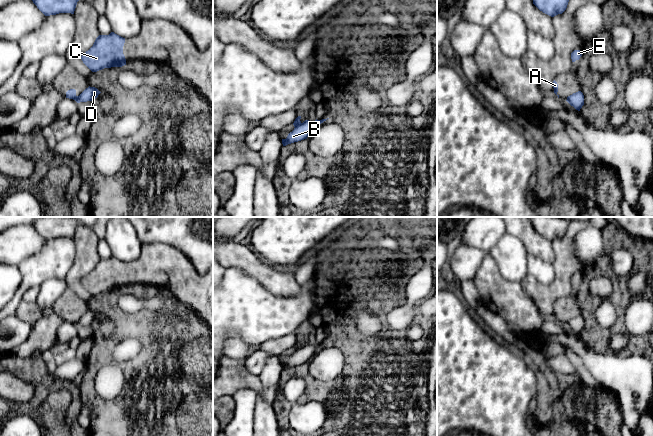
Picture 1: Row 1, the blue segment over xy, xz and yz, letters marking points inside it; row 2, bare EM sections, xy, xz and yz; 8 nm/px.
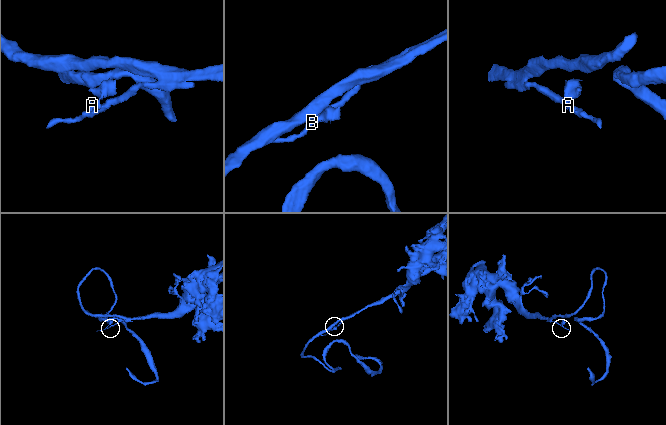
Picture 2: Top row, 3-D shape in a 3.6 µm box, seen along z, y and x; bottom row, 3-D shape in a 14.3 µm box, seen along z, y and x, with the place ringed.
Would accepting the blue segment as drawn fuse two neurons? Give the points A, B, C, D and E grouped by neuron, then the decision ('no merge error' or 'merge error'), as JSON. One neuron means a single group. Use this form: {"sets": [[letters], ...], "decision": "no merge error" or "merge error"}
{"sets": [["A", "C", "E"], ["B", "D"]], "decision": "merge error"}

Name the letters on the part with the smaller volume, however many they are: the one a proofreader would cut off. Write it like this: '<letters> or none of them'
A, C, E

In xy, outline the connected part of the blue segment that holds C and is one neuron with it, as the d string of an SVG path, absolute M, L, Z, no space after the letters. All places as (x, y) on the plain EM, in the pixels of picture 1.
M114 256L109 259L99 259L93 270L81 280L81 283L92 296L104 292L122 291L126 289L123 278L124 267L125 262Z

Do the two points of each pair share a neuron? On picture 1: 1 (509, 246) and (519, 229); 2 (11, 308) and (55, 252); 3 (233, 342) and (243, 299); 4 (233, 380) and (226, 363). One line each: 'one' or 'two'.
1: two
2: one
3: two
4: one

